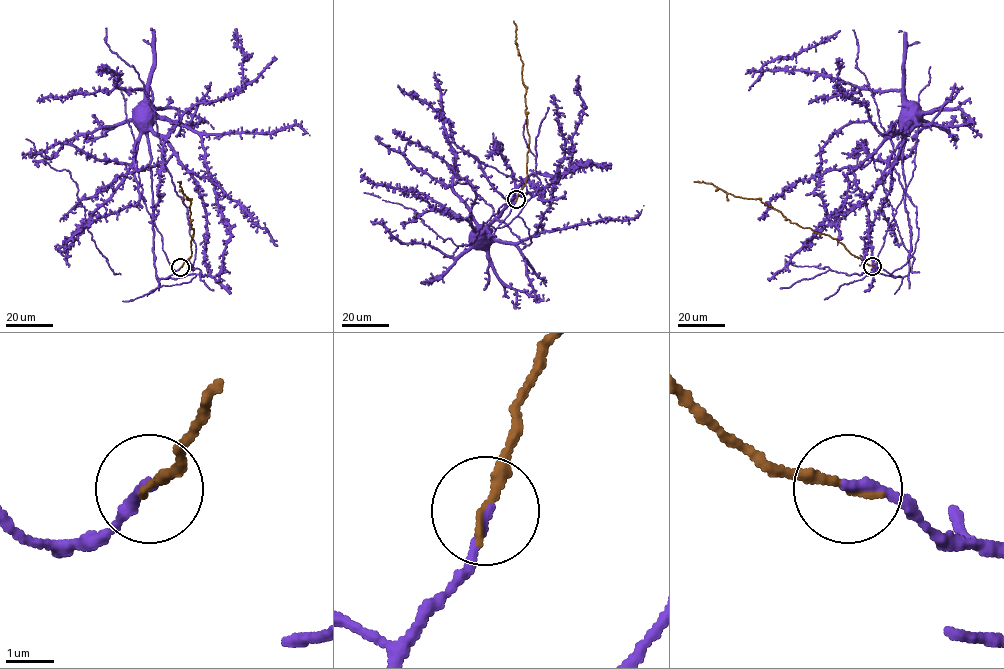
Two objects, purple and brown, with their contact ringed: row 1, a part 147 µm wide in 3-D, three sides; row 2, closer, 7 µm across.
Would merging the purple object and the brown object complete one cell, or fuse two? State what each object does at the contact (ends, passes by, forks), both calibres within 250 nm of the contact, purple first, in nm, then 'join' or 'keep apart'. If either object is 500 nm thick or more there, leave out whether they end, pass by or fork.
purple ends; brown ends; calibres 220 and 200 nm; join

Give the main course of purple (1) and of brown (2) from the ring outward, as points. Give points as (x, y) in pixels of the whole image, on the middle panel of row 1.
1: (516, 199), (510, 212), (490, 237), (487, 229), (484, 232), (476, 229), (479, 229)
2: (516, 199), (526, 179), (529, 136), (526, 88), (522, 79), (523, 63), (515, 42), (513, 21)

